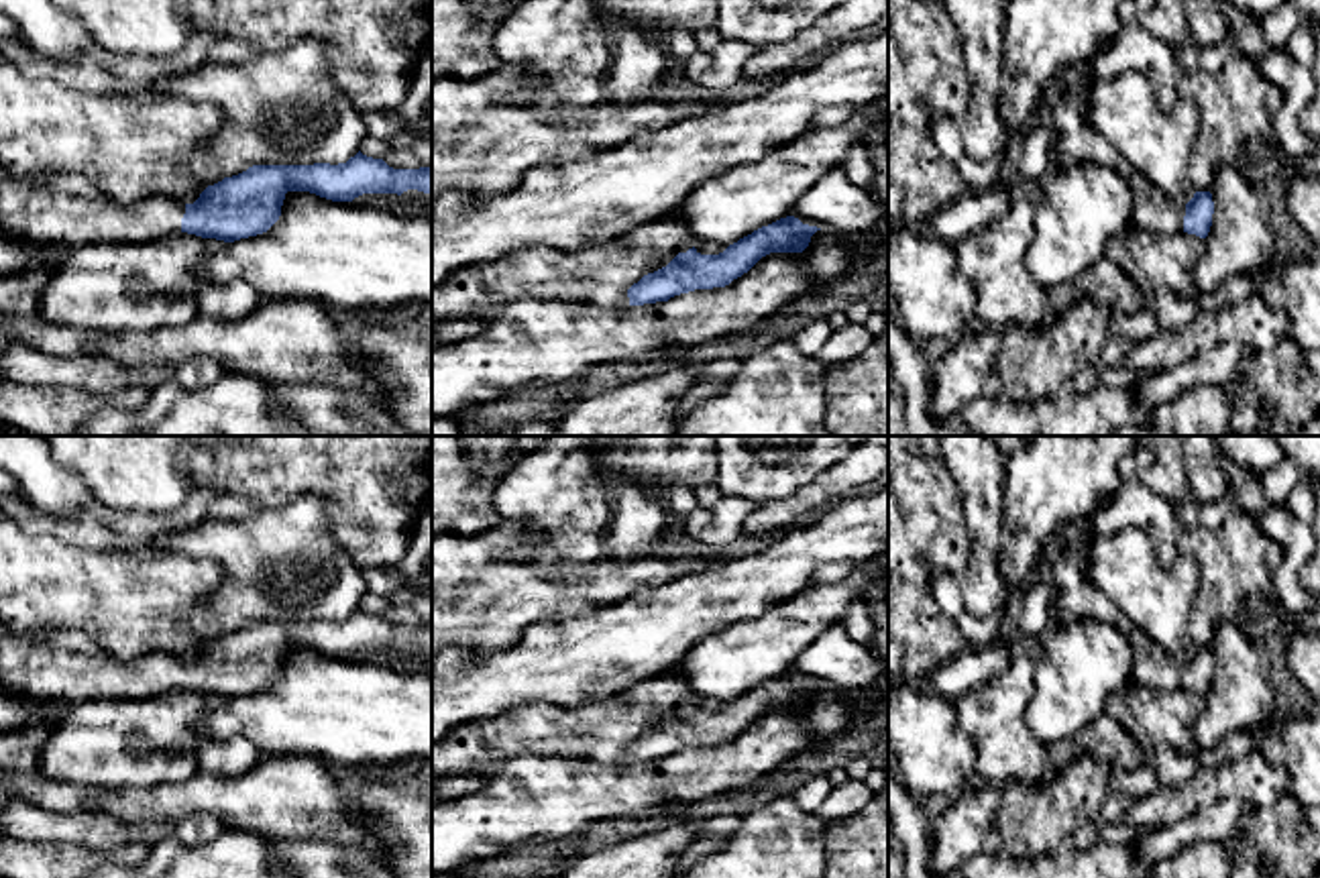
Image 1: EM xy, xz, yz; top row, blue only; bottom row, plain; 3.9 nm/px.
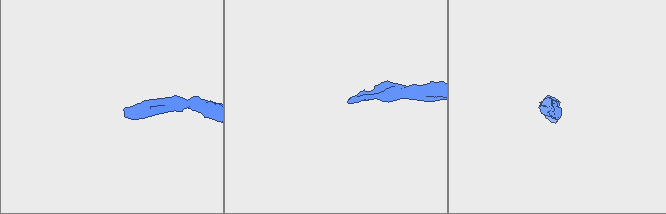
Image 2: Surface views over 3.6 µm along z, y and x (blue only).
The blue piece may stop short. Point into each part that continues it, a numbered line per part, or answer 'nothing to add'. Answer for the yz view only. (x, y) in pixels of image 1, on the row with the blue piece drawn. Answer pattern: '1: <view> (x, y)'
1: yz (1076, 141)

